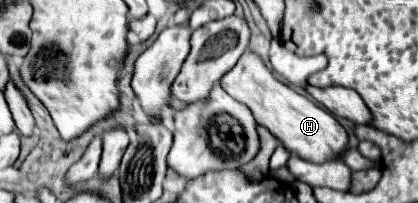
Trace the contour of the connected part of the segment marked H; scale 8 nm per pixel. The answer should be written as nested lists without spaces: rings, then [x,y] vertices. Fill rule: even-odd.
[[[255,52],[241,54],[239,62],[221,78],[221,88],[235,100],[247,104],[261,126],[265,126],[275,138],[279,138],[279,142],[289,152],[295,152],[305,160],[331,160],[337,158],[347,146],[347,132],[335,120],[335,116],[309,98],[297,94],[291,86],[279,82]]]

